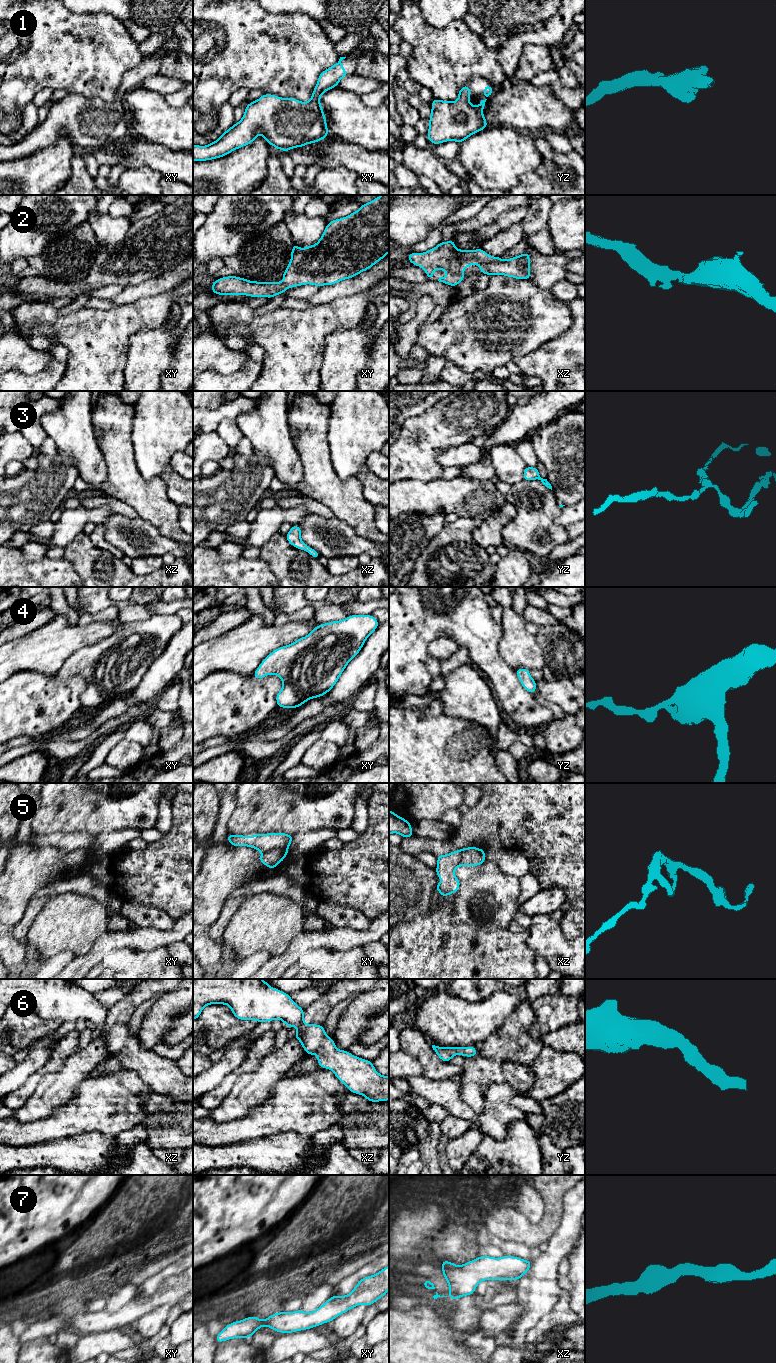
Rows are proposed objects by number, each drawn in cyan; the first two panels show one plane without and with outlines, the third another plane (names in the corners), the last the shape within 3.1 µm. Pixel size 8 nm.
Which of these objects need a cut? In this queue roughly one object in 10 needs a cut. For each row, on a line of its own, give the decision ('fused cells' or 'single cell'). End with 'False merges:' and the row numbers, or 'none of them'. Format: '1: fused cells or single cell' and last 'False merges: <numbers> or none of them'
1: single cell
2: single cell
3: single cell
4: single cell
5: single cell
6: single cell
7: single cell
False merges: none of them

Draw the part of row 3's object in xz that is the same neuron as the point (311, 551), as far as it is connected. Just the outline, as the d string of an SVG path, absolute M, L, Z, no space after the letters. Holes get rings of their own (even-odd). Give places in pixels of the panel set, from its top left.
M293 525L290 529L290 531L285 535L287 541L295 548L304 550L307 553L309 553L313 558L319 559L320 555L319 553L307 546L302 540L301 540L301 532L302 529L298 525Z

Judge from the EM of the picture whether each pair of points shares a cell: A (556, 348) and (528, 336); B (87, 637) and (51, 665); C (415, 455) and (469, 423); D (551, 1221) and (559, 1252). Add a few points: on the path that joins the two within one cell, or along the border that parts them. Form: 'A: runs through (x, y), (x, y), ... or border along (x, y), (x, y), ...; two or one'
A: border along (565, 332), (553, 337), (524, 355); two
B: runs through (78, 637), (58, 656); one
C: runs through (428, 442), (446, 424), (456, 423); one
D: border along (563, 1209), (560, 1223), (549, 1238); two

